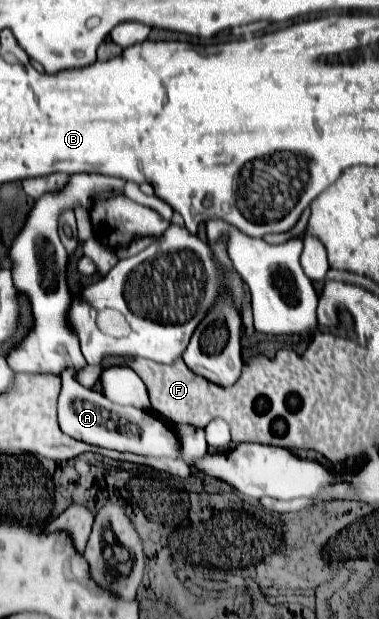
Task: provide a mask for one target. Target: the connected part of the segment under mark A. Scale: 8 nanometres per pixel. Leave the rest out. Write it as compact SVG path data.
M78 382L70 384L70 402L58 404L58 422L64 434L84 440L86 444L96 444L102 448L132 452L140 456L164 456L164 458L182 458L182 444L176 432L166 426L152 412L144 412L132 406L118 406L106 400L100 392L80 388Z

